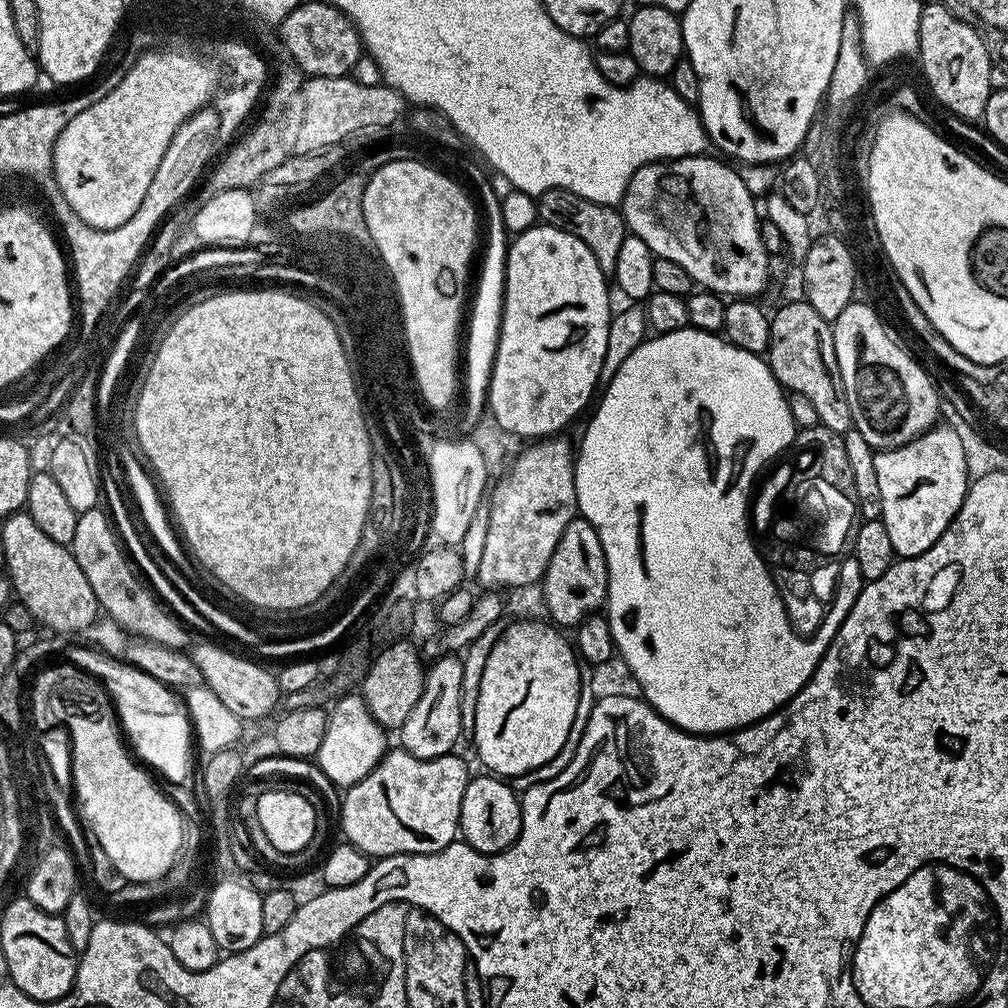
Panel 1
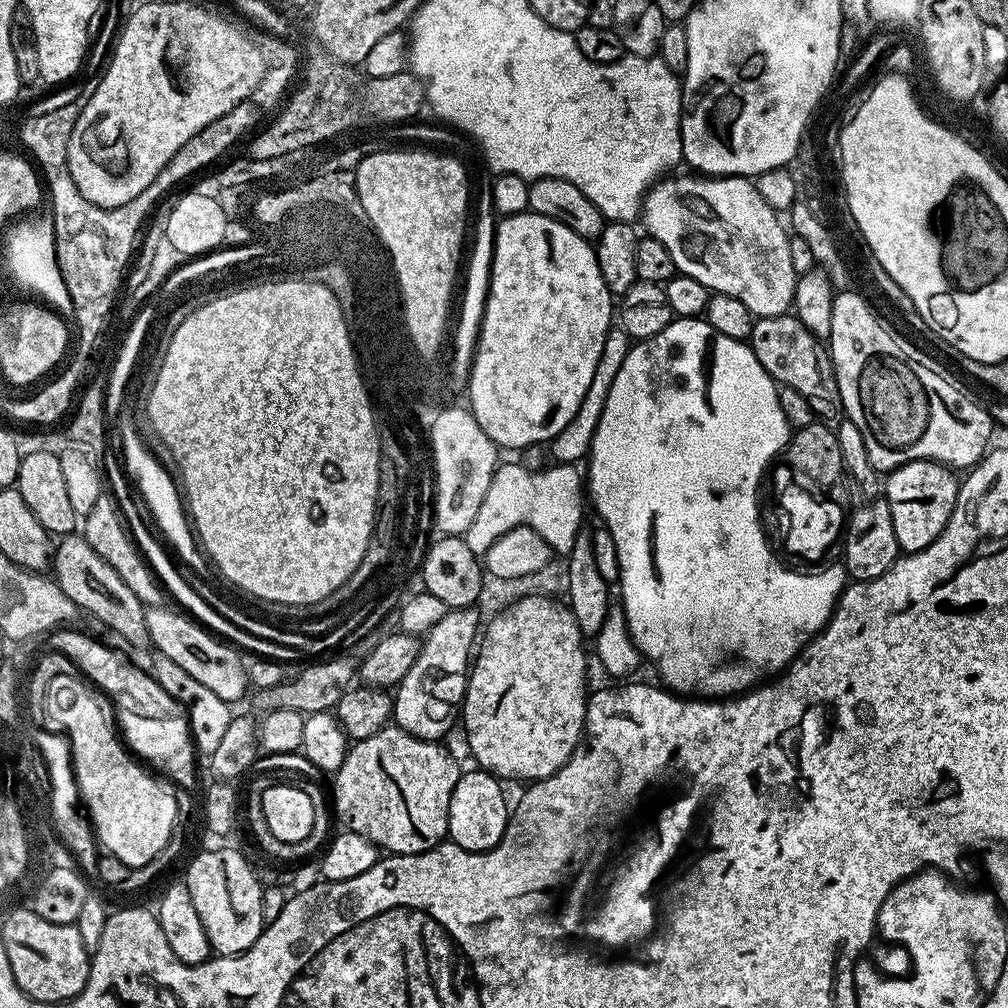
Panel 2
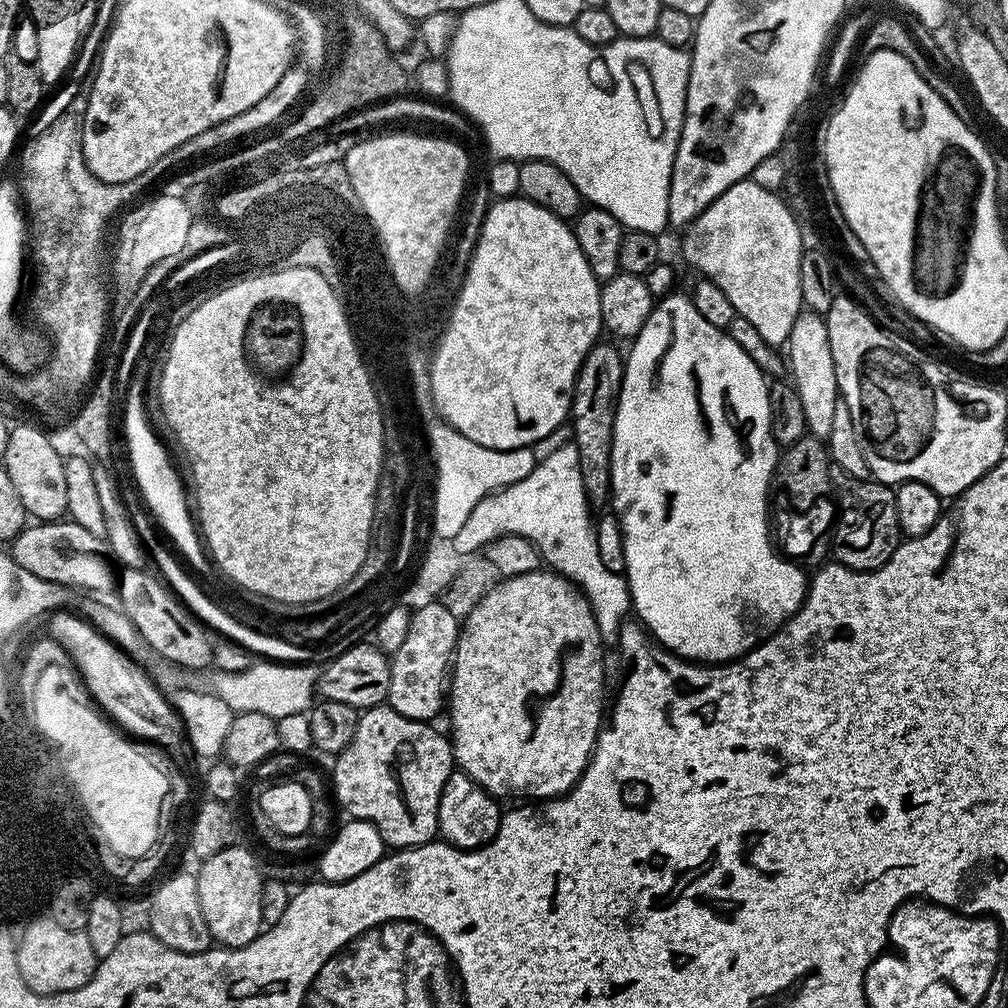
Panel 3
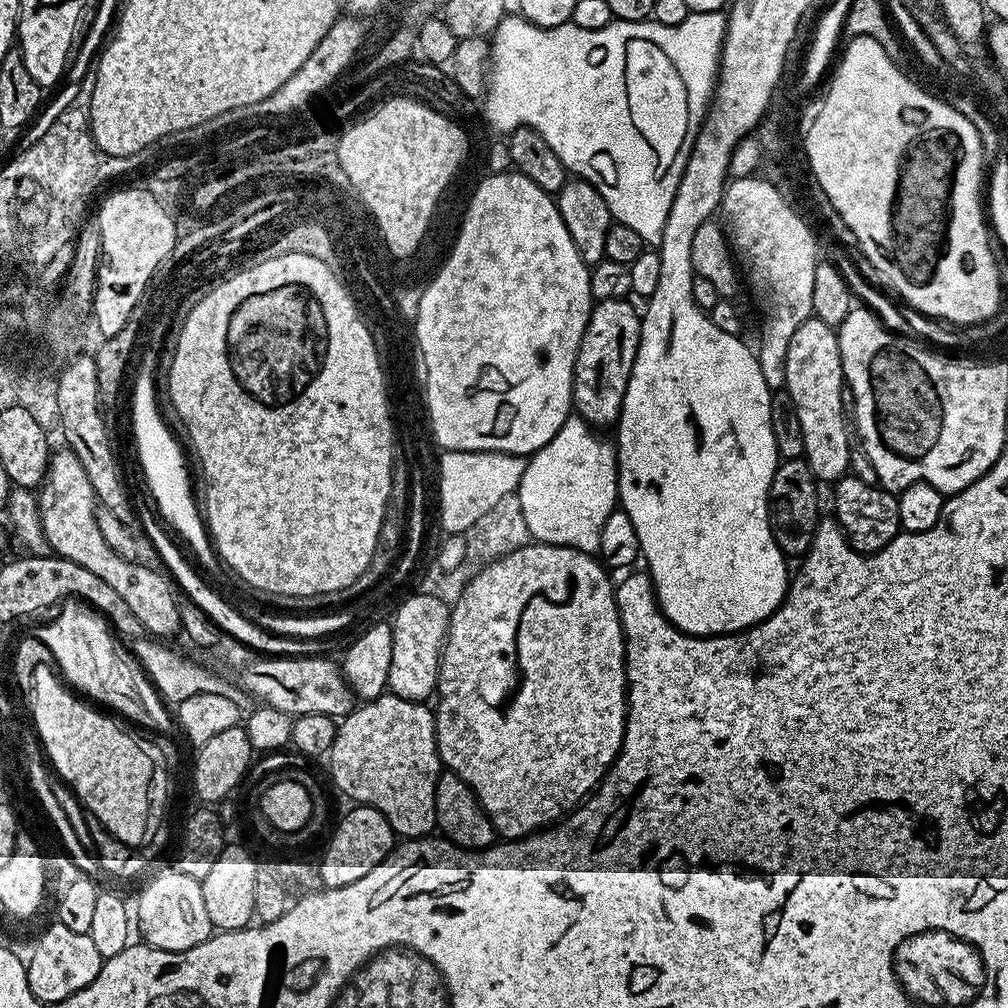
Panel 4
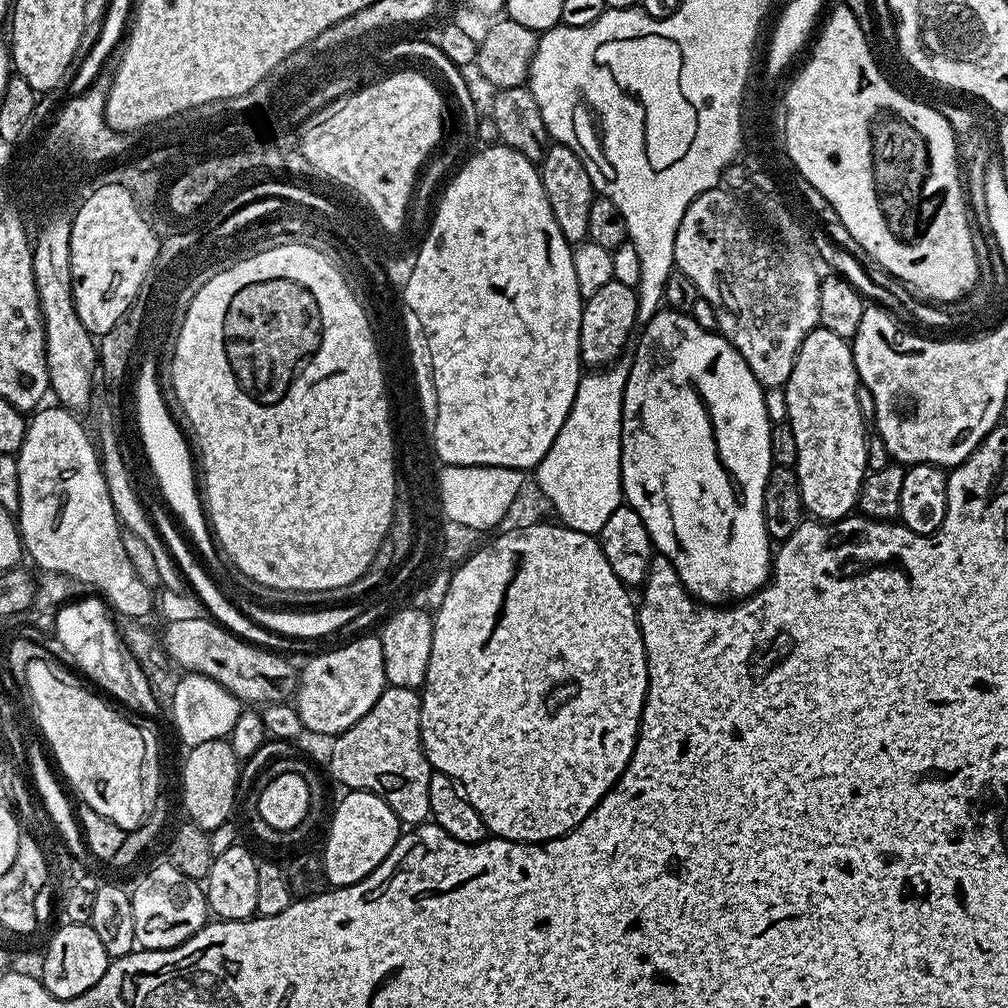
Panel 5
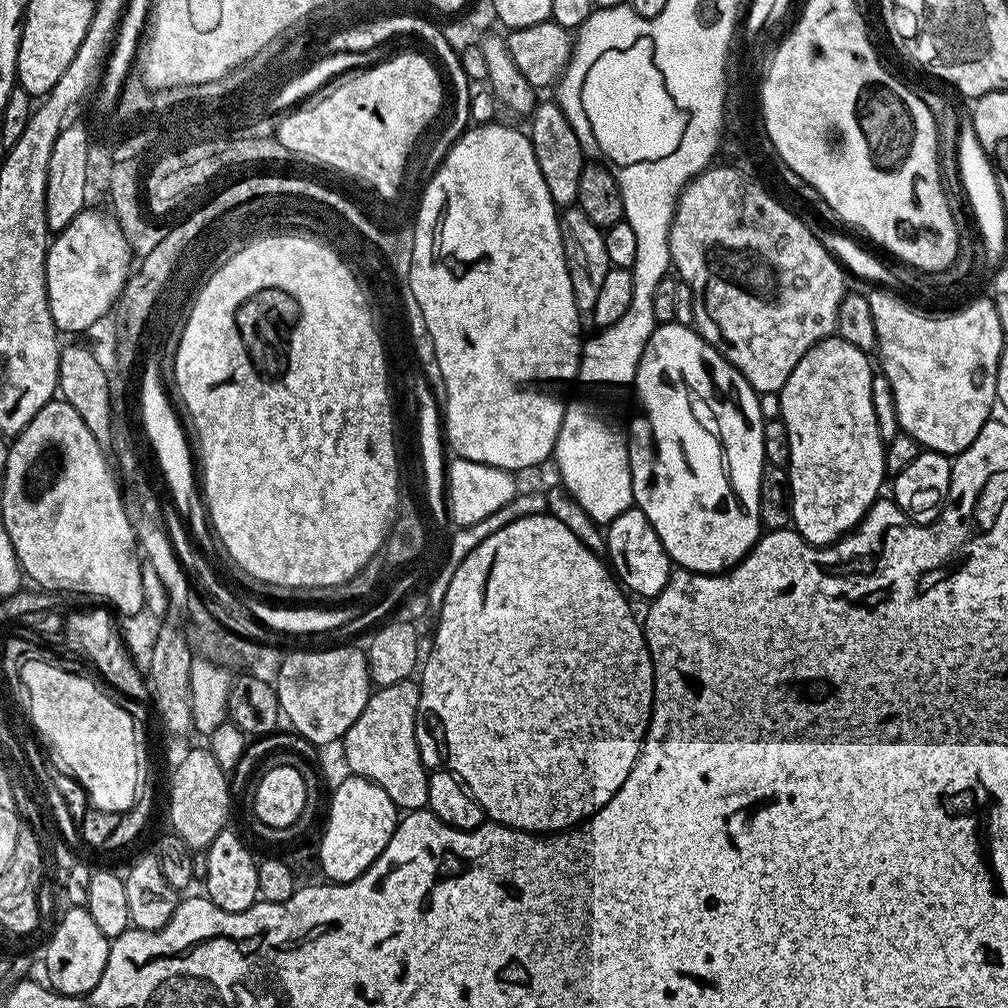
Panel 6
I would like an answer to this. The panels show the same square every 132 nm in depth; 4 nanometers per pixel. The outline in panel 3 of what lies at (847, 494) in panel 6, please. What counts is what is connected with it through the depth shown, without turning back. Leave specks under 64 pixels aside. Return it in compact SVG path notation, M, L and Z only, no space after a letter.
M804 310L798 318L794 318L794 326L790 326L786 345L786 368L790 373L791 383L795 384L798 390L798 398L802 398L802 410L806 413L808 432L826 438L833 425L838 389L834 374L834 354L830 354L828 321L821 313Z

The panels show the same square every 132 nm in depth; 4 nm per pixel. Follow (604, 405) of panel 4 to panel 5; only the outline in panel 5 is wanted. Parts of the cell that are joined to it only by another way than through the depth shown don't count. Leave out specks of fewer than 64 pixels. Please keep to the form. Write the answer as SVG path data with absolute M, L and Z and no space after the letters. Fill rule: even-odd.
M617 280L606 282L606 286L601 286L595 294L590 294L584 300L582 326L580 327L581 365L592 370L603 370L615 365L623 357L620 355L623 354L628 339L630 339L630 344L638 328L636 315L639 305L640 298L637 289L622 286L622 282ZM632 331L634 331L633 336Z

